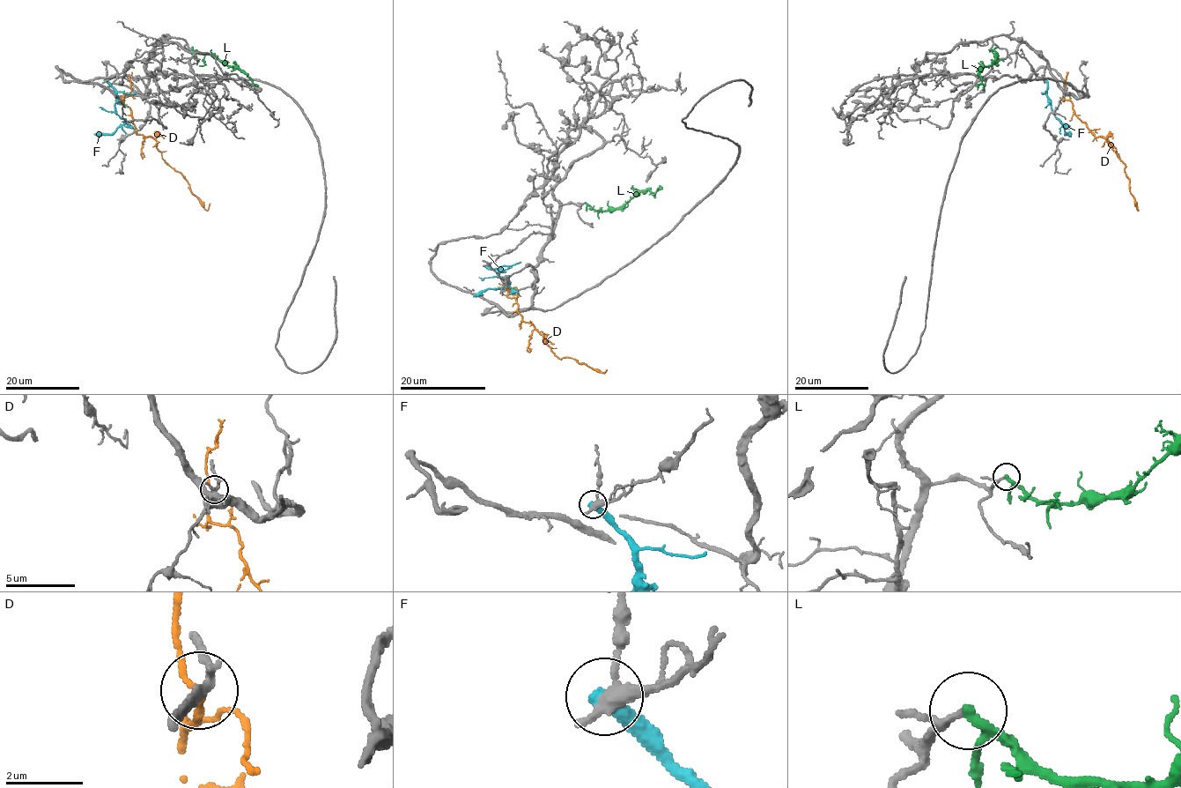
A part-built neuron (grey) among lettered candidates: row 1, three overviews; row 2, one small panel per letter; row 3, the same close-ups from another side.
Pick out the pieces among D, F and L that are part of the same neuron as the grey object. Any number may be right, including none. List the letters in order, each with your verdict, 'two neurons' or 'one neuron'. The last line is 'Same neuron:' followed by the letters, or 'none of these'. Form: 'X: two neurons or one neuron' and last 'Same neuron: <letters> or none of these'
D: one neuron
F: two neurons
L: two neurons
Same neuron: D

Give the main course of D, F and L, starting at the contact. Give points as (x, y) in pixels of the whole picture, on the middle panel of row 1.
D: (517, 290), (507, 287), (507, 296), (515, 300), (522, 318), (545, 338), (550, 351), (559, 358), (606, 370)
F: (485, 265), (498, 268), (498, 272), (509, 282), (505, 286), (482, 290), (473, 296)
L: (585, 202), (595, 210), (613, 211), (644, 191), (654, 192), (658, 189)

